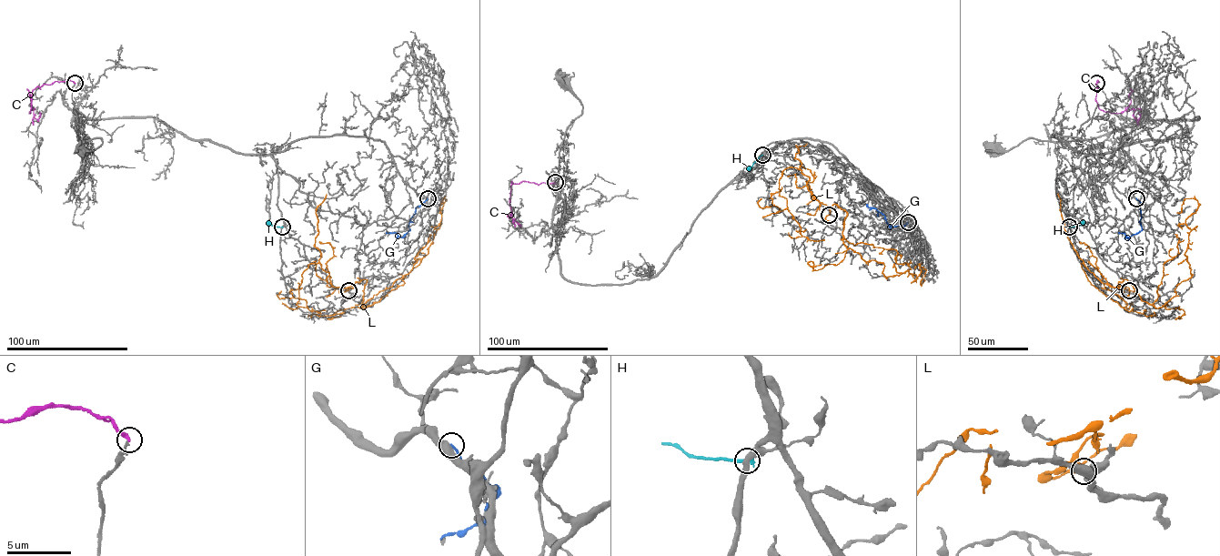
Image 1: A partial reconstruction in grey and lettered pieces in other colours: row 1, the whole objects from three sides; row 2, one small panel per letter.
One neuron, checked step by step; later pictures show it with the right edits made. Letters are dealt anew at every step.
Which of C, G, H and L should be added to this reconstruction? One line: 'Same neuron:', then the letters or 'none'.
Same neuron: none

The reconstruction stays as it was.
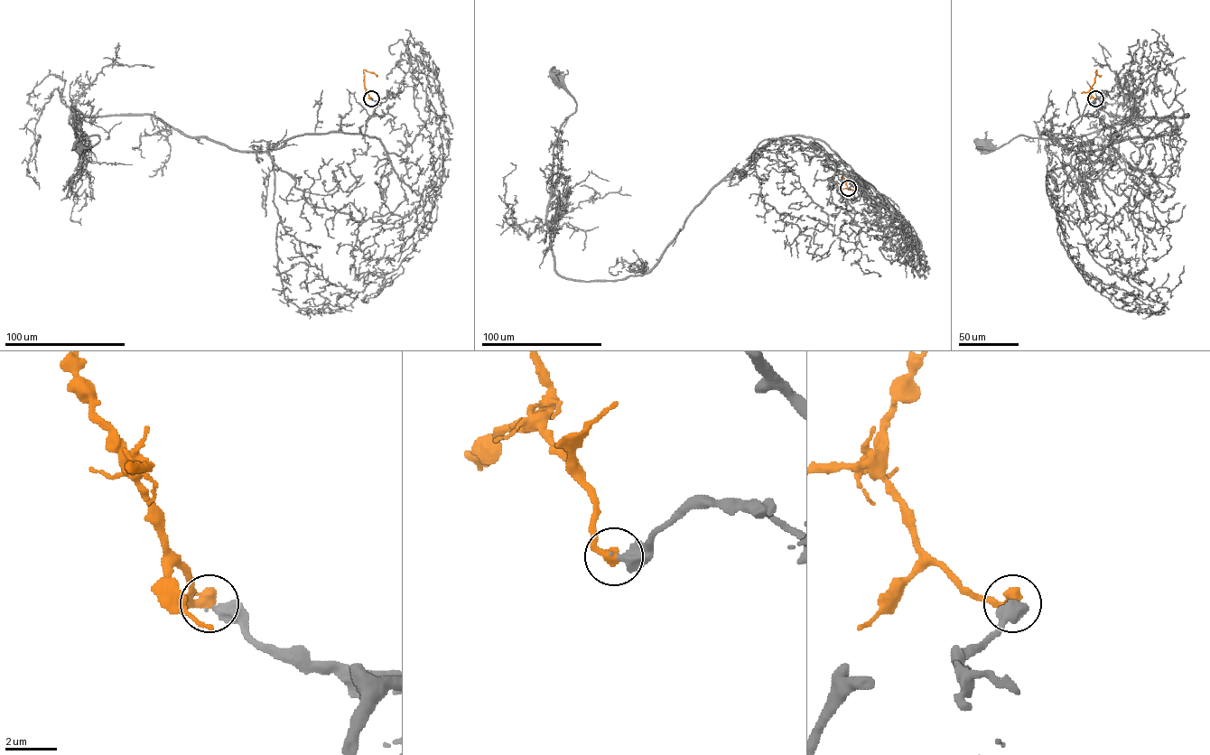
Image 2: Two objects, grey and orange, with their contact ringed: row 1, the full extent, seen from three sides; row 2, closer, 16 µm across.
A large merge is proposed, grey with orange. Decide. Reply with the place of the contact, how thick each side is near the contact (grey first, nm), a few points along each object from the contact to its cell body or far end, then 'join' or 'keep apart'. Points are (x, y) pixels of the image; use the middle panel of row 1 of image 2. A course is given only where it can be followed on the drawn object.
place (848, 188); calibres 500 and 480 nm; course grey (848, 188), (823, 142), (779, 137), (646, 272), (566, 279), (546, 216), (576, 102), (554, 77); course orange (848, 188), (842, 182), (840, 189), (850, 188), (854, 194); join

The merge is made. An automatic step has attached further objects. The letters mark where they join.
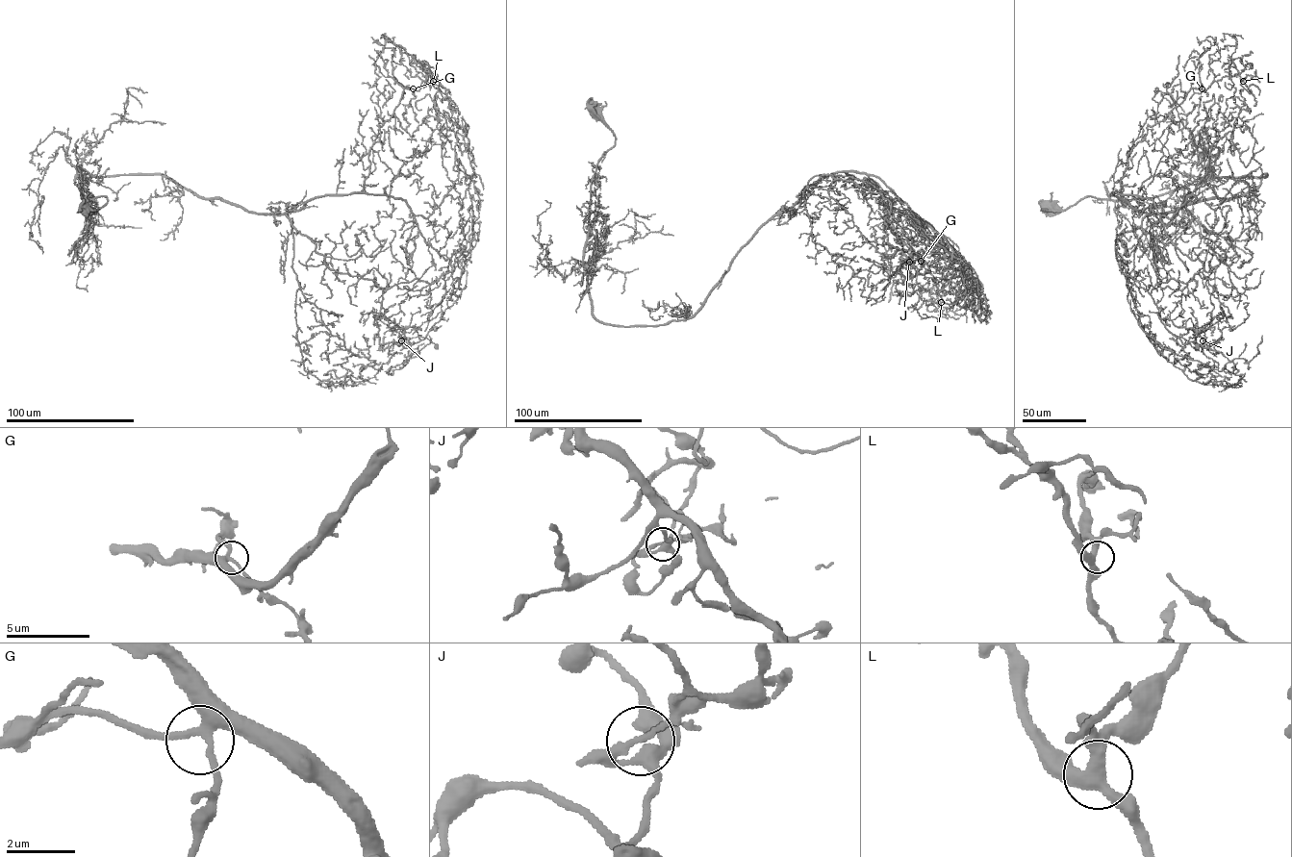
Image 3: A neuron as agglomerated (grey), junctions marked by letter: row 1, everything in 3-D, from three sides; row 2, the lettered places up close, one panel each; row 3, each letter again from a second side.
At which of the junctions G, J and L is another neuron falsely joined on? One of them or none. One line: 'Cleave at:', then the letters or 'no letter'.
Cleave at: J

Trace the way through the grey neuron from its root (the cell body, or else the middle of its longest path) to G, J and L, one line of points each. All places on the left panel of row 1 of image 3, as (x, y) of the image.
G: (84, 207), (107, 198), (83, 200), (77, 176), (163, 175), (258, 214), (358, 193), (379, 126), (413, 88)
J: (84, 207), (107, 198), (83, 200), (77, 176), (163, 175), (284, 214), (330, 268), (383, 289), (400, 340)
L: (84, 207), (107, 198), (83, 200), (77, 176), (163, 175), (258, 214), (358, 193), (403, 88), (433, 81)

